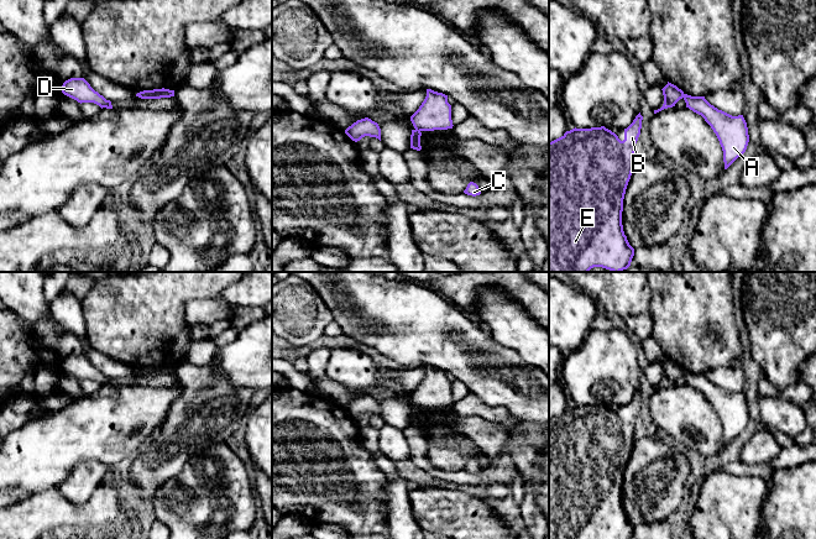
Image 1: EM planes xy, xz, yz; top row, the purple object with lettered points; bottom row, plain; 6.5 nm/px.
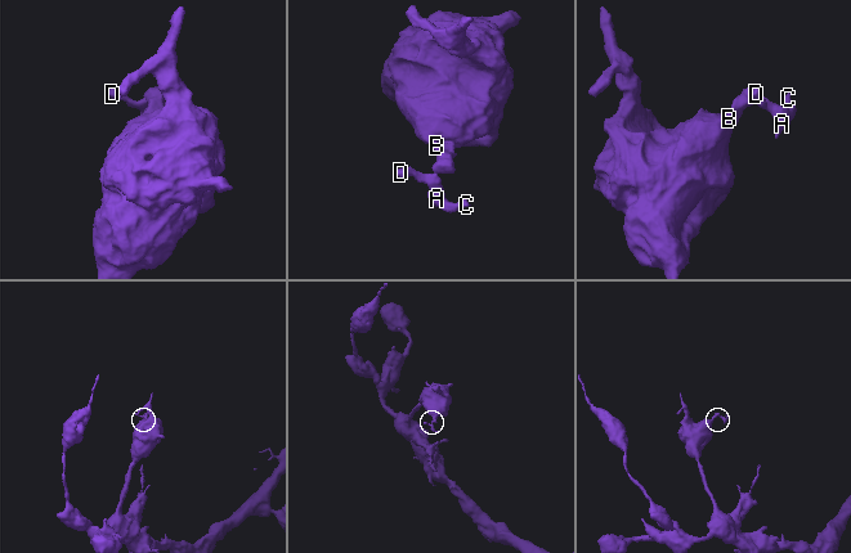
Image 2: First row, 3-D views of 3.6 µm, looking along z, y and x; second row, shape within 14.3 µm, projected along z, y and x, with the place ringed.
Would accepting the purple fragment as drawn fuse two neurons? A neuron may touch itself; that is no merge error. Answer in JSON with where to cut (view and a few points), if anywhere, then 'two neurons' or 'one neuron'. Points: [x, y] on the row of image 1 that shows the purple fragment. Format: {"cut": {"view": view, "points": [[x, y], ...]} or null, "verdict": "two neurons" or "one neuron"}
{"cut": {"view": "xz", "points": [[416, 129], [419, 131]]}, "verdict": "two neurons"}

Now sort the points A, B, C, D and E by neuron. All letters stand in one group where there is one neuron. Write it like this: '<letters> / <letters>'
A C D / B E

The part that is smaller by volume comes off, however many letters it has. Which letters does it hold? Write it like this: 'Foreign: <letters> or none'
Foreign: A, C, D

